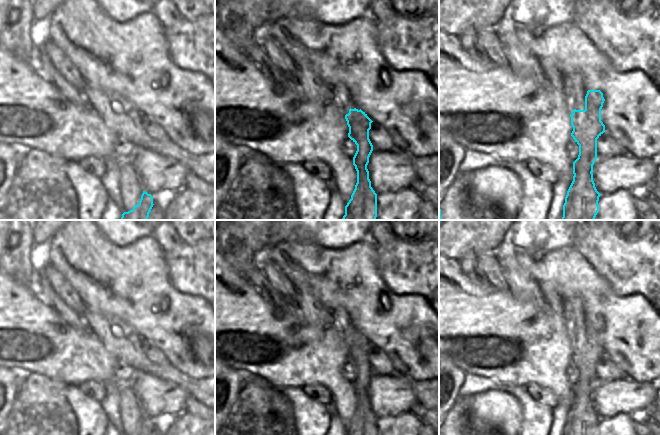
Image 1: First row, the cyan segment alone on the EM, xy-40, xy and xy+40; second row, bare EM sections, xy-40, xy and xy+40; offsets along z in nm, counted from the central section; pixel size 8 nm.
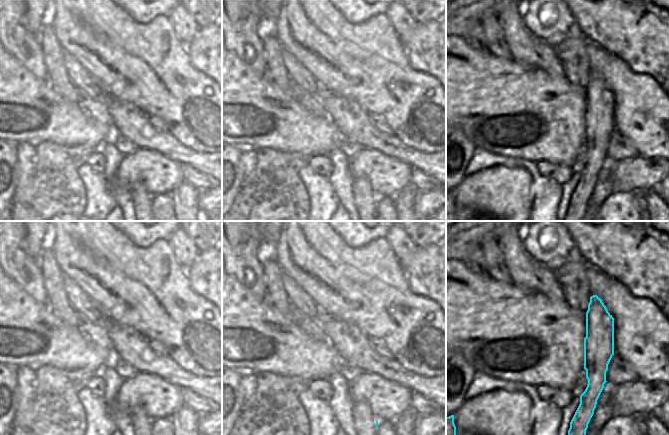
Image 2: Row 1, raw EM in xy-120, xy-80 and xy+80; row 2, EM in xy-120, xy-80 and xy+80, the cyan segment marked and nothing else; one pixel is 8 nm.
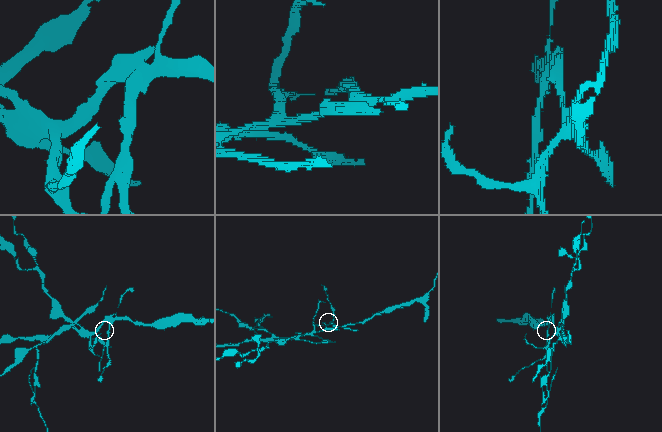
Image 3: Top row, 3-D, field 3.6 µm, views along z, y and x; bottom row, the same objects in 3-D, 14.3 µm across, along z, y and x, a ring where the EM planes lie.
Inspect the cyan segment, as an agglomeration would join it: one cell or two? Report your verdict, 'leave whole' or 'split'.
split

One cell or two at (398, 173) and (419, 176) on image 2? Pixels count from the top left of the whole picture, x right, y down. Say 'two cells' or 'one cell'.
two cells

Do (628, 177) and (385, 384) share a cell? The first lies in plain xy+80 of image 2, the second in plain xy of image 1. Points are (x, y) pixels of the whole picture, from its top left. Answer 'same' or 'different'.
same

